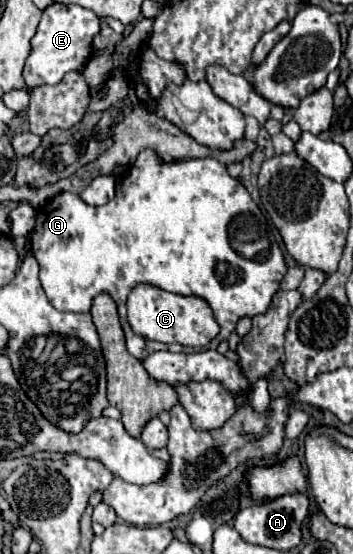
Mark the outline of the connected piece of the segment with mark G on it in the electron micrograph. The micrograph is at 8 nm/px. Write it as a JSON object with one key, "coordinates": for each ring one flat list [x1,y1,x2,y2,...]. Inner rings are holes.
{"coordinates":[[151,148,137,156,131,164,129,176,121,180,115,198,105,206,85,204,79,194,71,192,51,198,37,210,37,224,29,232,29,240,33,256,39,262,39,280,49,302,63,312,89,312,97,294,109,294,117,302,127,346,137,346,127,348,137,360,145,360,155,350,193,354,217,348,217,344,227,340,235,330,239,318,263,314,269,308,273,294,279,290,279,284,287,274,283,252,279,250,279,244,271,240,267,218,253,202,247,188,237,178,229,176,225,164,219,164,215,158,181,158,165,162],[137,282,153,282,163,290,205,298,221,326,219,336,203,348,161,344,137,336,125,318,125,300]]}

